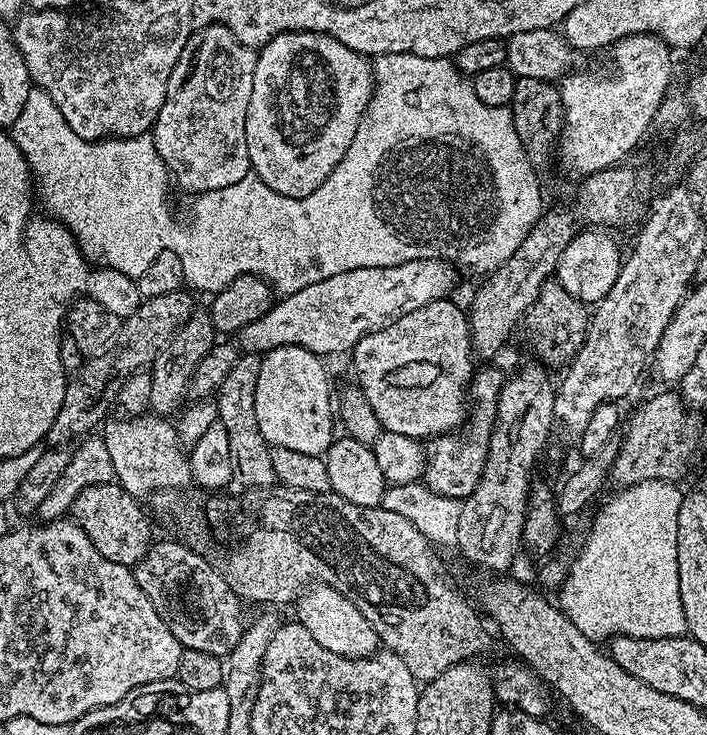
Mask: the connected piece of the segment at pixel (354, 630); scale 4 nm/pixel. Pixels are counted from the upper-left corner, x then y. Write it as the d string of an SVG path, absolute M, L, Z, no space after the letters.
M319 582L313 583L295 601L295 608L295 619L302 626L306 626L306 630L310 630L314 642L326 646L326 650L331 650L334 654L342 654L351 660L360 660L363 656L371 656L381 647L380 635L376 633L374 626L370 626L370 622L366 622L362 610L358 610L358 606L350 602L350 598L346 598L330 586Z

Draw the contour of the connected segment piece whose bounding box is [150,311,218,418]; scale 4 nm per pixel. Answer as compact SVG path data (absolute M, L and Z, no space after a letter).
M197 311L175 332L150 366L152 373L150 408L155 415L172 418L179 413L189 399L194 370L198 370L198 362L202 362L202 358L210 354L210 350L217 342L218 333L207 311Z

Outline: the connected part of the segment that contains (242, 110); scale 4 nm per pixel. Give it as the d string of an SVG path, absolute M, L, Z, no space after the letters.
M220 23L207 24L200 32L192 33L170 74L166 102L162 102L162 110L150 133L175 187L177 184L191 194L199 194L231 186L250 173L252 163L246 150L246 110L250 106L250 90L254 90L257 55L257 49L242 46L230 29Z

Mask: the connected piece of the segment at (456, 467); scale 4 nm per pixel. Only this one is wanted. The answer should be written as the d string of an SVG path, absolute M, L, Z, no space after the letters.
M484 366L481 372L479 369L473 375L471 384L468 385L466 396L470 401L470 407L467 409L466 419L462 427L454 432L446 432L443 436L431 437L430 443L426 448L424 475L422 477L423 483L427 485L430 491L445 495L447 498L463 501L464 497L471 494L474 490L474 486L478 486L478 482L482 478L482 470L486 466L486 456L490 450L490 434L494 430L496 411L498 410L500 388L506 379L506 372L503 372L502 369L488 367L492 366Z

